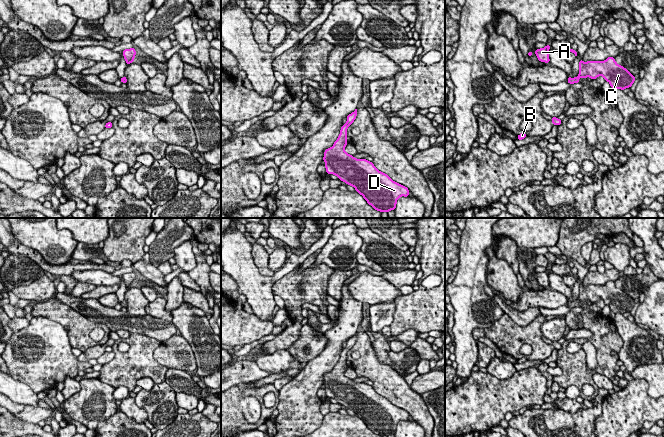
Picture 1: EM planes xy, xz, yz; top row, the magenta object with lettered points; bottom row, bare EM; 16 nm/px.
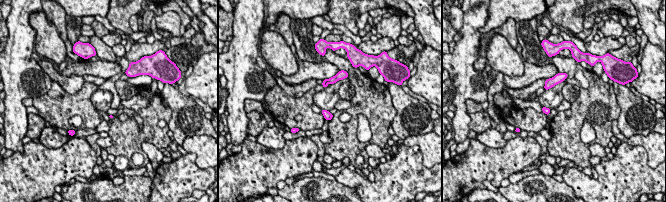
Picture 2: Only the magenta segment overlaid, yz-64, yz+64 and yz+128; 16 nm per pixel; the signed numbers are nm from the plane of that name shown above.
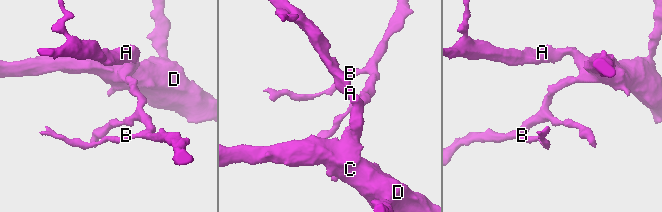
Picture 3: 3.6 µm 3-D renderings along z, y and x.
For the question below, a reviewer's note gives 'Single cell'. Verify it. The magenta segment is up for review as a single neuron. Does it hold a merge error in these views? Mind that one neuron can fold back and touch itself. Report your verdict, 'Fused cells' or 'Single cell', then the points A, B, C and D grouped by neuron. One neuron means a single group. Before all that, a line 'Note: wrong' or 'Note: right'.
Note: right
Single cell. Groups: A B C D

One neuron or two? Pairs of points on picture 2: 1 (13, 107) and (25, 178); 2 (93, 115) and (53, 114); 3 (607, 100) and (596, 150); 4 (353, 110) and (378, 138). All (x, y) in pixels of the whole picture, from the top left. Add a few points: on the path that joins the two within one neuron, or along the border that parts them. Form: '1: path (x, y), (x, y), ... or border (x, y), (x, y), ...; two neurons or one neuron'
1: border (23, 144), (23, 151), (14, 153); two neurons
2: path (83, 108), (63, 108); one neuron
3: border (588, 146), (591, 143), (598, 143), (604, 148); two neurons
4: path (363, 110), (366, 110), (378, 122), (378, 128); one neuron

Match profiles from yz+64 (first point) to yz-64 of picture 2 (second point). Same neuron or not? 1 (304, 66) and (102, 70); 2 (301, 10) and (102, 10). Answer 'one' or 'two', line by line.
1: one
2: one

